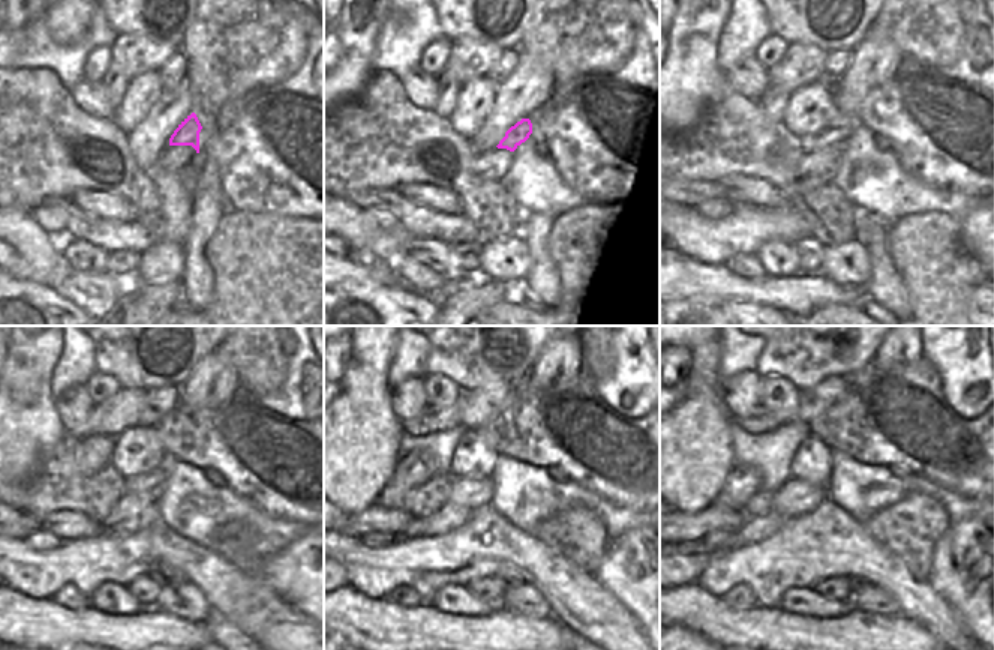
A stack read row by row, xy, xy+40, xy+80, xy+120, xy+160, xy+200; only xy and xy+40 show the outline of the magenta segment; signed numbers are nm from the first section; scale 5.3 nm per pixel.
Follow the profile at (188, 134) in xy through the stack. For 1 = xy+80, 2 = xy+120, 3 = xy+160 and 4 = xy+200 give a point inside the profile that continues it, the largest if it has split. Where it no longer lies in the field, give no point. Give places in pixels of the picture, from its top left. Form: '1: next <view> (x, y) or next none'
1: next xy+80 (835, 138)
2: next xy+120 (152, 484)
3: next xy+160 (476, 493)
4: next xy+200 (796, 497)

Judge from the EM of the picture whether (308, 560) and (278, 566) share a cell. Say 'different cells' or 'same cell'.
same cell

